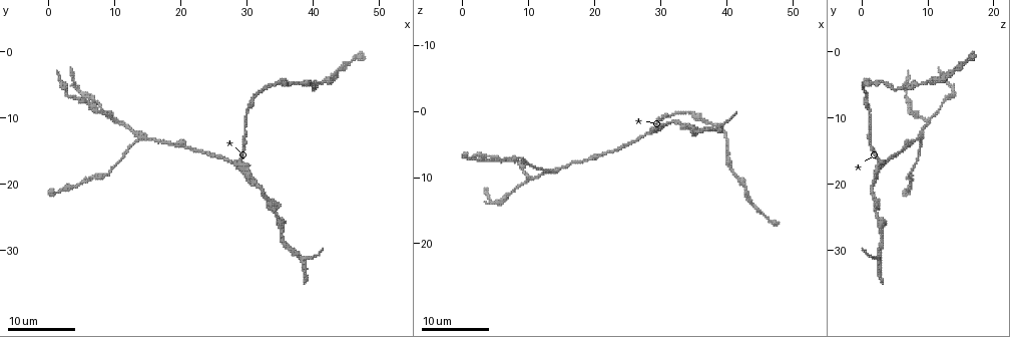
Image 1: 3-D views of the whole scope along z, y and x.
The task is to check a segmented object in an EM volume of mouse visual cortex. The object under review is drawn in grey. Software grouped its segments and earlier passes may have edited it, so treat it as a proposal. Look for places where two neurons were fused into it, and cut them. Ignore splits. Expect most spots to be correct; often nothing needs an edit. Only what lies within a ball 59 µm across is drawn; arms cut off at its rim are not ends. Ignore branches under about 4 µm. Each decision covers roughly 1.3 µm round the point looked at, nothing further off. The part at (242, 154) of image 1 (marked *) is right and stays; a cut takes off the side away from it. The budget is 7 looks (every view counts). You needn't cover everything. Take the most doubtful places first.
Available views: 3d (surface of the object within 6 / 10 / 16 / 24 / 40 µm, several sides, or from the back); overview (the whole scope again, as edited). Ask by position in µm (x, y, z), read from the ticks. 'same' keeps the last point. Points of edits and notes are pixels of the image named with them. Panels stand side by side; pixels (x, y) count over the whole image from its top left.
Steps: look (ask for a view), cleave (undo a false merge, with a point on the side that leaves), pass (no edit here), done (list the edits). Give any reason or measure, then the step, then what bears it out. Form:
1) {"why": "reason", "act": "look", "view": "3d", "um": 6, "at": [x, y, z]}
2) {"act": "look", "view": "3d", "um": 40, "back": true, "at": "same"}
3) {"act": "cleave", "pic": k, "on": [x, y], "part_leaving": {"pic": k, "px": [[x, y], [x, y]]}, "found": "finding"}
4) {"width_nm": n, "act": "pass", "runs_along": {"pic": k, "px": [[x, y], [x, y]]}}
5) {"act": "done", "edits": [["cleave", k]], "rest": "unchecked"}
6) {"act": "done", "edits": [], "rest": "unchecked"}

{"why": "four arms meet", "act": "look", "view": "3d", "um": 24, "at": [14.0, 13.0, 9.0]}

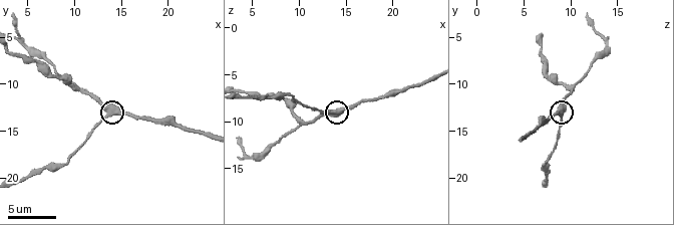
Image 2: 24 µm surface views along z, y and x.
{"act": "look", "view": "3d", "um": 10, "at": [13.6, 13.2, 9.2]}

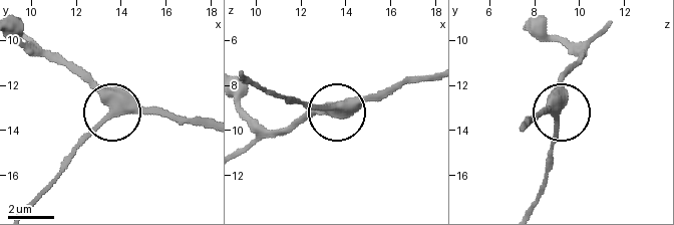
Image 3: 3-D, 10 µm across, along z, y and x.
{"act": "pass", "runs_along": {"pic": 3, "px": [[428, 75], [405, 76], [330, 109], [298, 103]]}, "found": "continuous, no second neuron"}

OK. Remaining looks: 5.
{"act": "look", "view": "3d", "um": 16, "at": [28.0, 17.0, 3.5]}

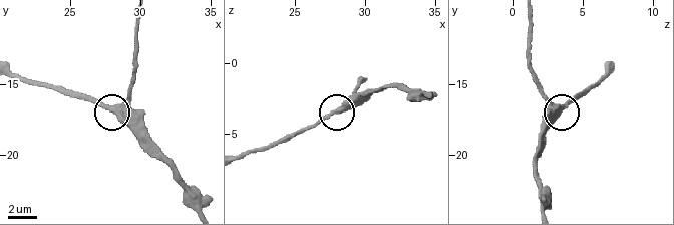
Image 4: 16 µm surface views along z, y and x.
{"act": "look", "view": "3d", "um": 10, "at": [28.4, 17.2, 3.4]}

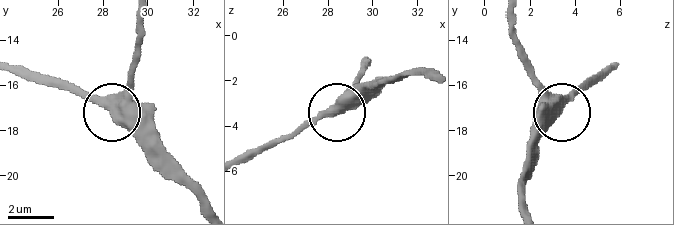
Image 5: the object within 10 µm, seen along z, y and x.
{"act": "pass", "found": "one neuron here"}

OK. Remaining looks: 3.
{"why": "three arms meet", "act": "look", "view": "3d", "um": 10, "at": [10.0, 10.4, 9.8]}

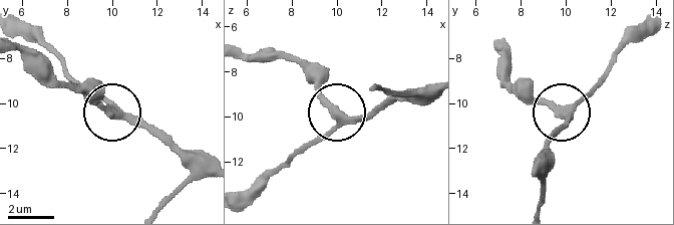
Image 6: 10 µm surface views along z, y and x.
{"act": "look", "view": "3d", "um": 10, "back": true, "at": [10.0, 10.3, 10.1]}

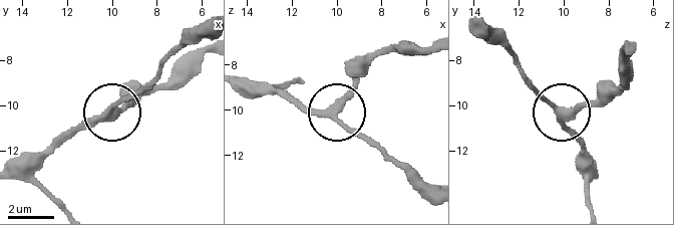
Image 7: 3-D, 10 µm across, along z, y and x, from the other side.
{"act": "pass", "runs_along": {"pic": 7, "px": [[245, 79], [274, 85], [308, 110], [337, 115], [369, 145]]}, "found": "continuous, no second neuron"}

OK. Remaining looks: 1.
{"act": "done", "edits": [], "rest": "unchecked"}

